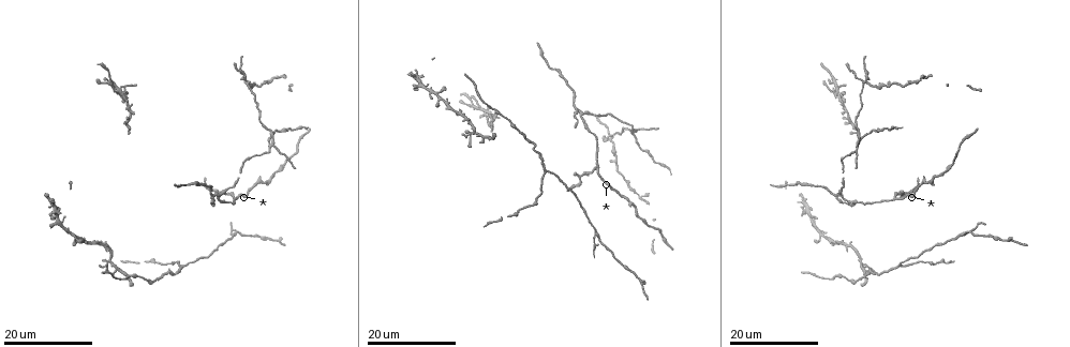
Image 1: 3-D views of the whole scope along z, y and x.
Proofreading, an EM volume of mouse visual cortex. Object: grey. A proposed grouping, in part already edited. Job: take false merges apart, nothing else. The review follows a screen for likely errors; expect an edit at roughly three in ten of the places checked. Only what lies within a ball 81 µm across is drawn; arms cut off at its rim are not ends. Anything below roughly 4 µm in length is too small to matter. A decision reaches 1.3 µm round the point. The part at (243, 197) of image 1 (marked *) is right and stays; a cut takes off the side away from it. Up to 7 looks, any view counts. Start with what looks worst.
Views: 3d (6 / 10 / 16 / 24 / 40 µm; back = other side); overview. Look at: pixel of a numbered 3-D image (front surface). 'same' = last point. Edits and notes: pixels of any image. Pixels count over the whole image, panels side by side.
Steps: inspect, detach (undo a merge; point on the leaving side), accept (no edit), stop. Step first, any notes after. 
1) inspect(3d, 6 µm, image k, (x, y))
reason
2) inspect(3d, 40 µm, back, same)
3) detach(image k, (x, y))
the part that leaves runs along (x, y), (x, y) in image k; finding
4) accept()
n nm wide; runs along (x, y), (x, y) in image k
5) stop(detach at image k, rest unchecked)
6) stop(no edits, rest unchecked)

inspect(3d, 16 µm, image 1, (211, 197))
three-way junction

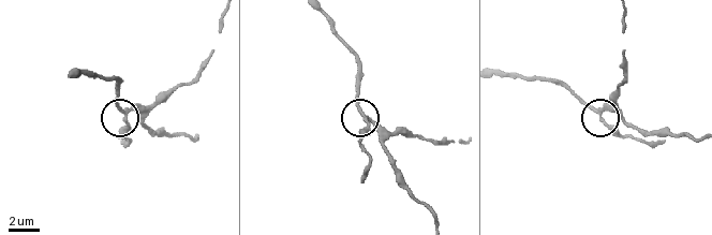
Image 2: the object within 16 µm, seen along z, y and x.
inspect(3d, 6 µm, image 2, (364, 119))
closer look

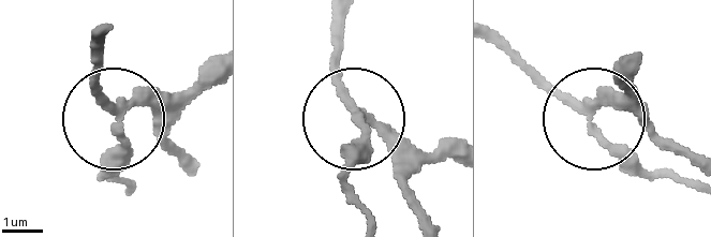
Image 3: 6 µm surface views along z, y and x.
detach(image 3, (113, 169))
3 arms; the part that leaves runs along (360, 120), (350, 189), (367, 219) in image 3; two neurons meet here

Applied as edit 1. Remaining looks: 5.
inspect(3d, 24 µm, image 1, (117, 90))
thin arm on a thick one

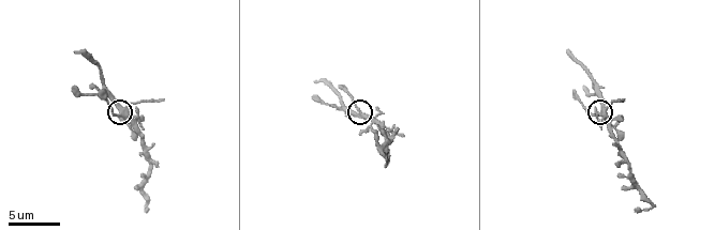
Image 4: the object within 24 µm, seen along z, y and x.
inspect(3d, 10 µm, image 4, (118, 110))
closer look

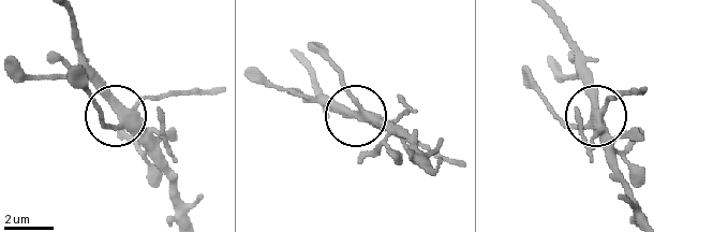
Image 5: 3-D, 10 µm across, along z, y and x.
inspect(3d, 6 µm, image 5, (593, 117))
zoom in

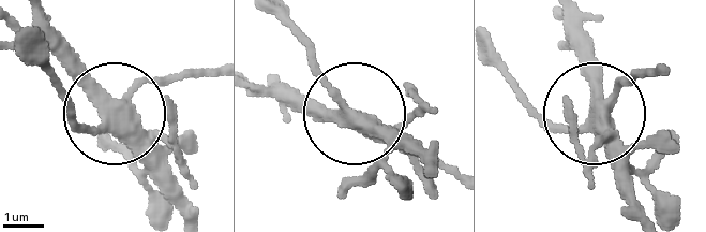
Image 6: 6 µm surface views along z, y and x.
accept()
all the same neuron

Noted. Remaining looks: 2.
inspect(3d, 16 µm, image 1, (893, 199))
side arm on a straight run

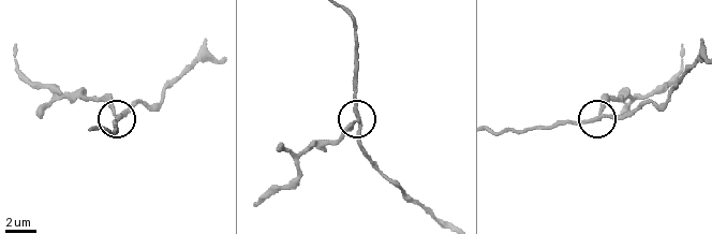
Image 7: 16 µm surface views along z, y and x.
inspect(3d, 10 µm, image 7, (600, 117))

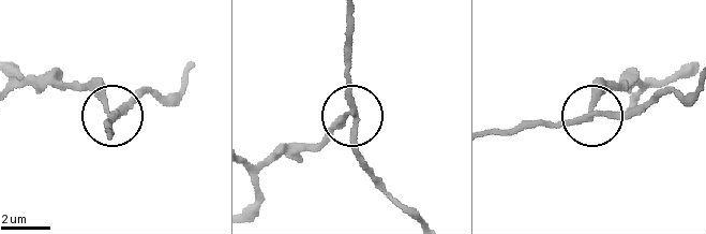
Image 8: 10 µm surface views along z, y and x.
detach(image 8, (92, 87))
side arm 88 µm; the part that leaves runs along (106, 107), (93, 93), (69, 85), (32, 85), (14, 73) in image 8; two neurons meet here

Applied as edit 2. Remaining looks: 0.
stop(detach at image 3, detach at image 8, rest unchecked)

